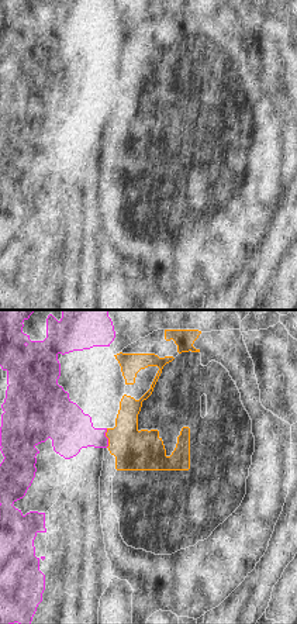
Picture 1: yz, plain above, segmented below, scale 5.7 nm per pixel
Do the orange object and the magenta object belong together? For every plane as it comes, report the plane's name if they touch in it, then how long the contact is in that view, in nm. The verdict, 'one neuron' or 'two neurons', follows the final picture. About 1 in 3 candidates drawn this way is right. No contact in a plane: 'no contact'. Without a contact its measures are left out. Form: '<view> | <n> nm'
yz | 110 nm

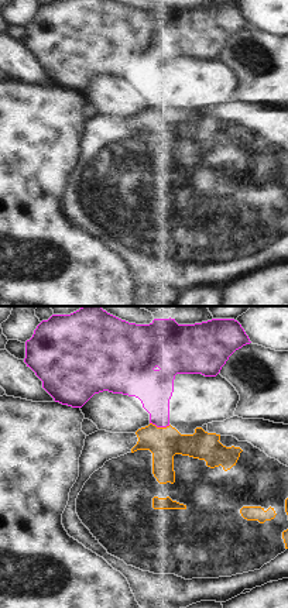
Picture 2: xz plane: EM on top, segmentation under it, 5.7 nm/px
xz | 120 nm

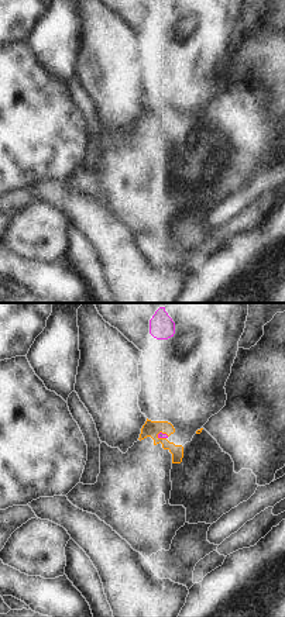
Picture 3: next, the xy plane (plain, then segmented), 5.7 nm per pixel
xy | 70 nm

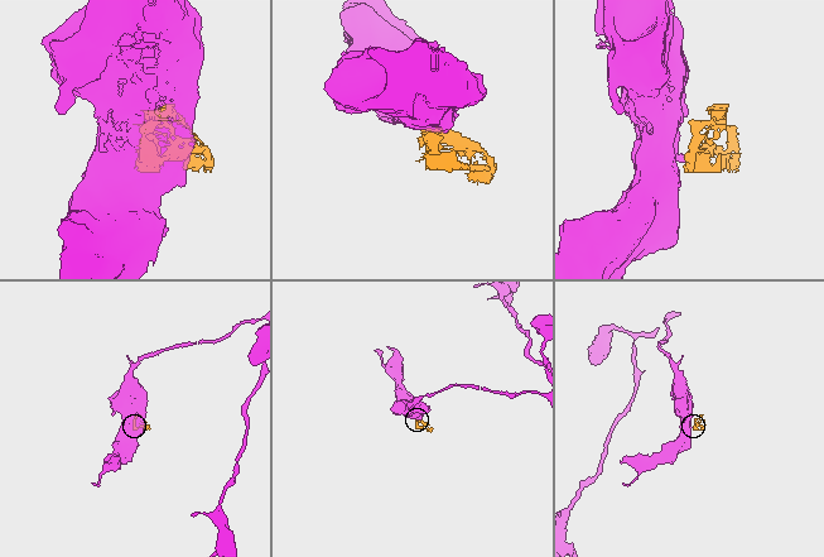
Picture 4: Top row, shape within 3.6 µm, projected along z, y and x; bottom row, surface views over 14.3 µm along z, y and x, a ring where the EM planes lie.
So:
two neurons

